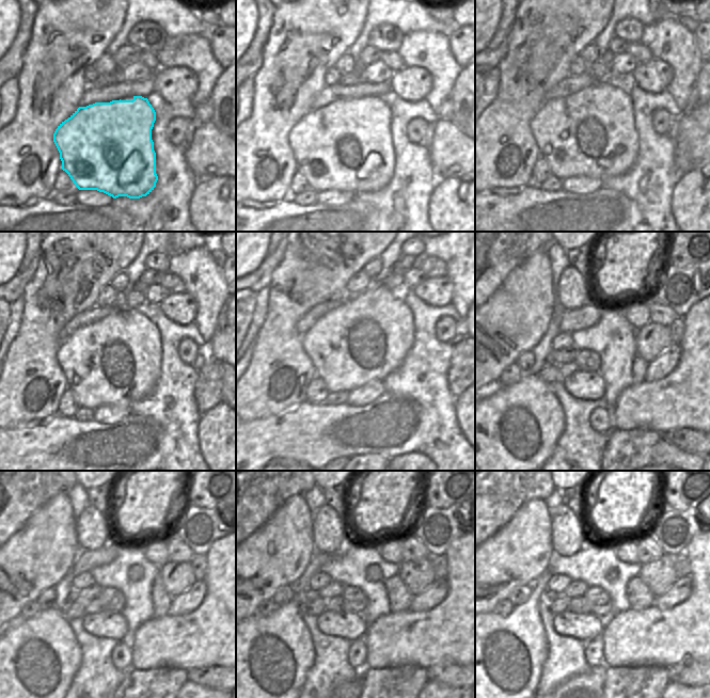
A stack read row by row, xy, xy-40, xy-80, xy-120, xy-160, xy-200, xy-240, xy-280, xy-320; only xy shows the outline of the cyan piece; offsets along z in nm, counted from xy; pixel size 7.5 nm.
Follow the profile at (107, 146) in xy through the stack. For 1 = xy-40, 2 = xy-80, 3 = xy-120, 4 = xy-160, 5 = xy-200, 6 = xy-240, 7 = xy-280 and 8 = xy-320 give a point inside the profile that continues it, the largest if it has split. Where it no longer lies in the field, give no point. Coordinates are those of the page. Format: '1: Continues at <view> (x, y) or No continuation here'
1: Continues at xy-40 (346, 145)
2: Continues at xy-80 (565, 132)
3: Continues at xy-120 (93, 384)
4: Continues at xy-160 (269, 444)
5: Continues at xy-200 (496, 444)
6: Continues at xy-240 (29, 668)
7: Continues at xy-280 (261, 663)
8: Continues at xy-320 (496, 661).

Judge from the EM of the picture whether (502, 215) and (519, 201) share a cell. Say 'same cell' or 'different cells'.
different cells

